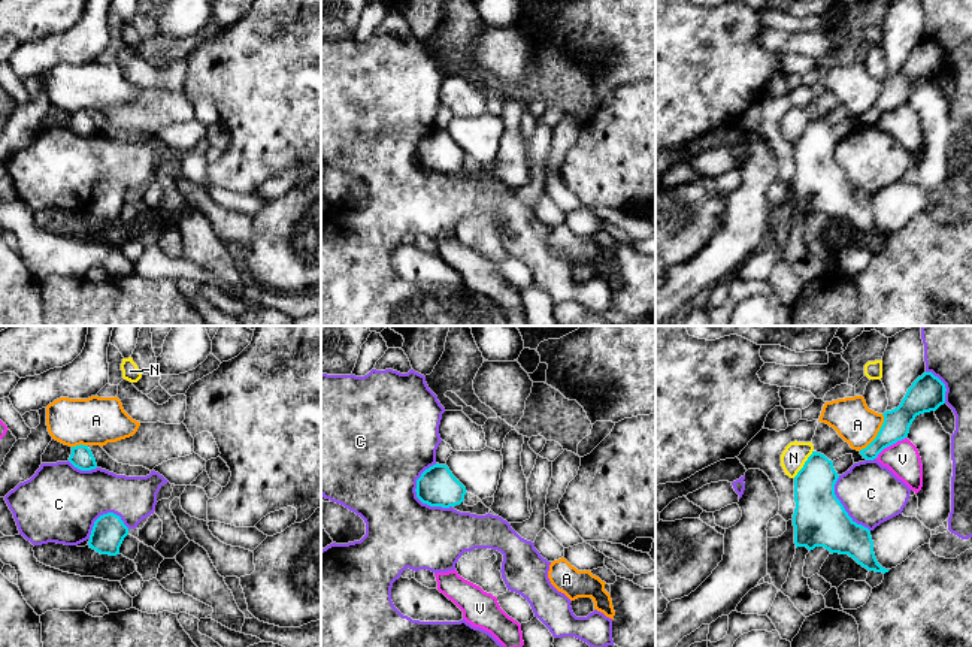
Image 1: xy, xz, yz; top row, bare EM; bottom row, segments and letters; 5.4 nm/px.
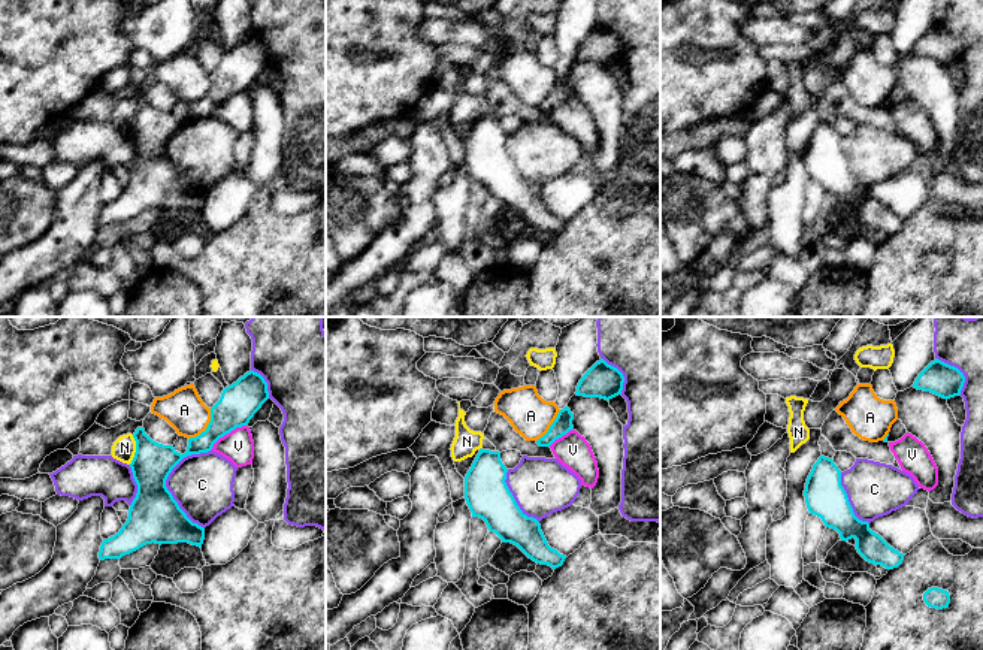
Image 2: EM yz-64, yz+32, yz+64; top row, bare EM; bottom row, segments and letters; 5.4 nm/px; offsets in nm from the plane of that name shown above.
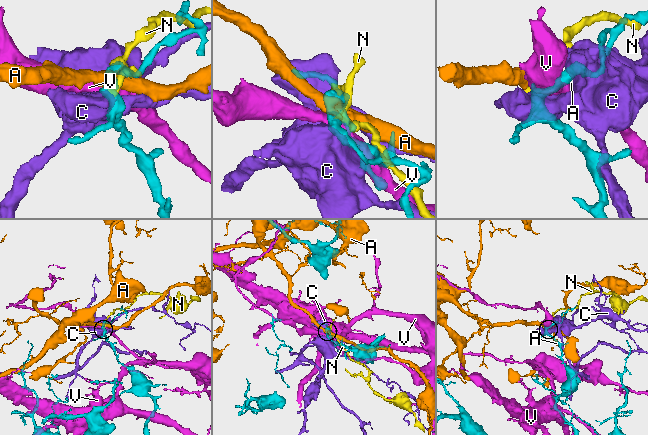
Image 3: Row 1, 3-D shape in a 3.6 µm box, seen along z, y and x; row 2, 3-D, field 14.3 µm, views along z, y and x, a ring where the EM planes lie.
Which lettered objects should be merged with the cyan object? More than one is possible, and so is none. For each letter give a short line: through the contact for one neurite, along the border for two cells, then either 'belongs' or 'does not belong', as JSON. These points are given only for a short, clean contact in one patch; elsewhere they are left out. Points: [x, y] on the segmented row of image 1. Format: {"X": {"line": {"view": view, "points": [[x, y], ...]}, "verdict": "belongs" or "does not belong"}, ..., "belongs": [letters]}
{"A": {"line": {"view": "yz", "points": [[883, 414], [878, 434], [859, 450]]}, "verdict": "does not belong"}, "C": {"verdict": "does not belong"}, "N": {"verdict": "does not belong"}, "V": {"verdict": "does not belong"}, "belongs": []}

